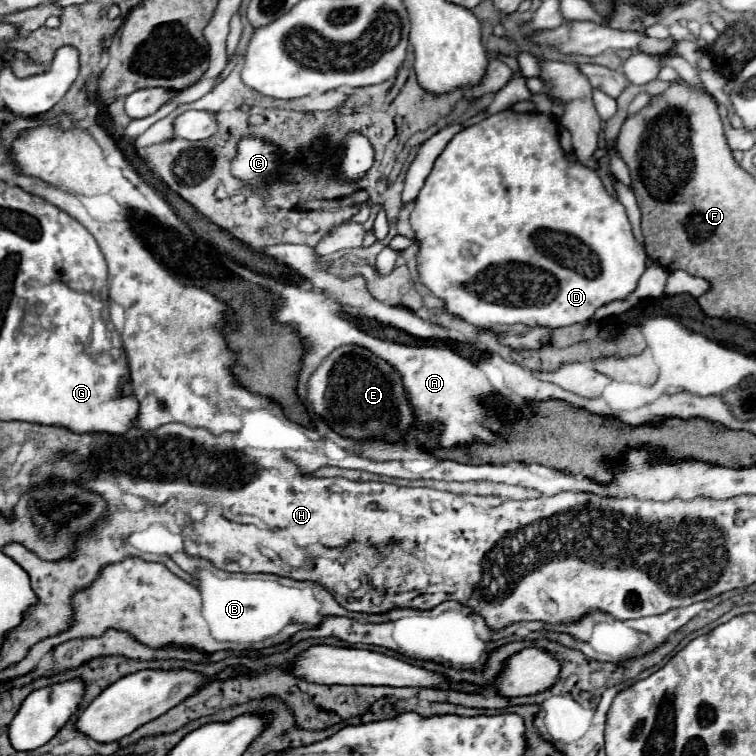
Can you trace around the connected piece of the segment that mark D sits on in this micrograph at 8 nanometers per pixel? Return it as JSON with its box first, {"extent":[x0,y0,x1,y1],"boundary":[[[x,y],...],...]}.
{"extent":[409,108,645,328],"boundary":[[[507,108],[455,134],[441,152],[441,156],[437,158],[425,186],[415,198],[415,208],[409,216],[409,224],[415,232],[415,242],[419,246],[417,272],[421,284],[427,286],[431,294],[443,300],[449,314],[459,316],[477,328],[493,328],[503,324],[527,324],[527,326],[541,324],[561,328],[581,324],[591,320],[599,306],[609,304],[613,300],[621,300],[627,294],[631,294],[637,288],[641,274],[645,272],[645,250],[631,232],[631,224],[623,204],[605,190],[595,170],[583,166],[573,152],[565,152],[561,148],[557,120],[541,112],[515,112],[513,108]]]}

